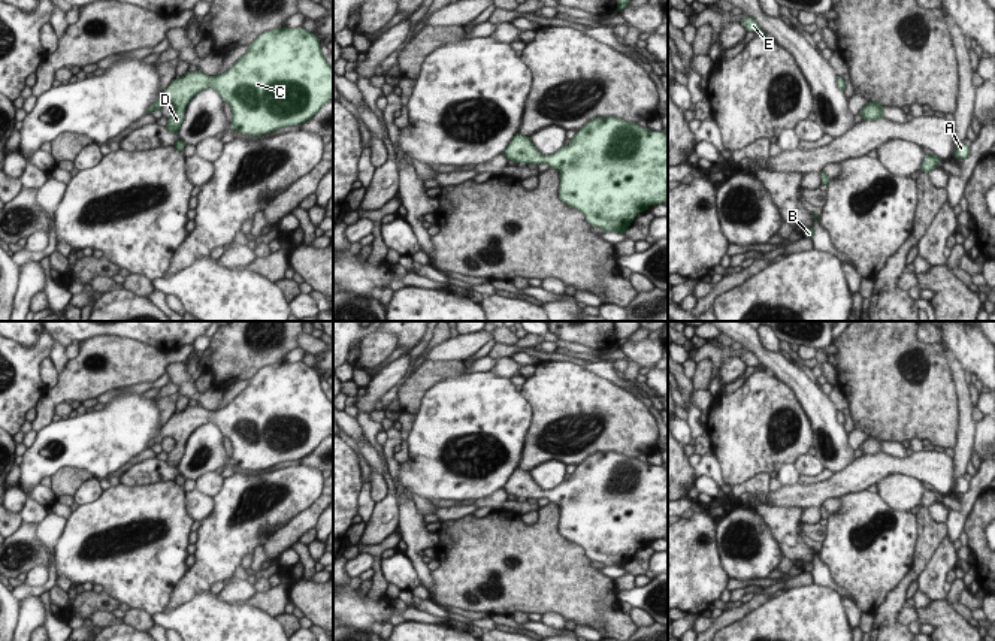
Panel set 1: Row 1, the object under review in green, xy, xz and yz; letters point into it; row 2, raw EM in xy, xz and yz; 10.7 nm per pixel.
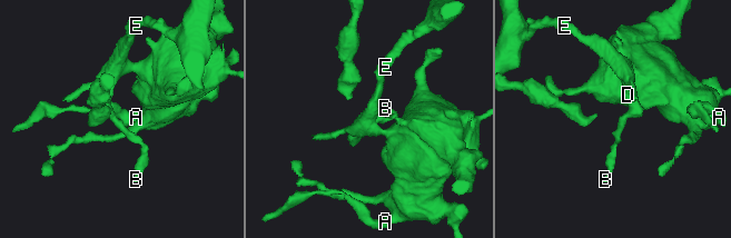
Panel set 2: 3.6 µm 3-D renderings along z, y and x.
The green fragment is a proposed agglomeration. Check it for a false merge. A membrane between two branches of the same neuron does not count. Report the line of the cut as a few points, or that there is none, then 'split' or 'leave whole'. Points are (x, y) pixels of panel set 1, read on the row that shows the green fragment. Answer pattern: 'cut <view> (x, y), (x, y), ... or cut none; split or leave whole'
cut none; leave whole

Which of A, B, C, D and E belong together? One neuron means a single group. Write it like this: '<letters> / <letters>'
A B C D E

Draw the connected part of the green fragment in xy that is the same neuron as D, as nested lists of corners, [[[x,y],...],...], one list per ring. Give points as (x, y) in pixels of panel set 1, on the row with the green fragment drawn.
[[[279,27],[258,34],[249,49],[218,76],[187,72],[173,79],[146,114],[173,103],[175,114],[166,128],[178,134],[185,106],[209,87],[230,105],[233,130],[261,136],[300,126],[333,100],[333,69],[314,33],[302,27]]]

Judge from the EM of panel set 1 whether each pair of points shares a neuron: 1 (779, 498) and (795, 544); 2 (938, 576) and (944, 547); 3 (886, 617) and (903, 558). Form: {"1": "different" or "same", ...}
{"1": "different", "2": "same", "3": "different"}

